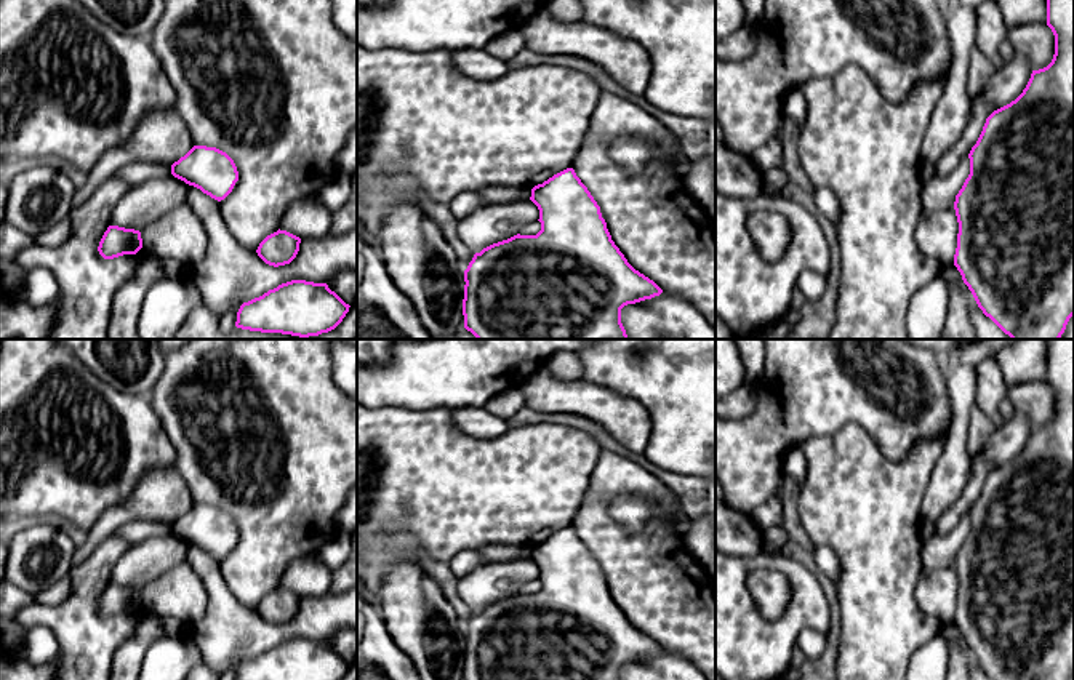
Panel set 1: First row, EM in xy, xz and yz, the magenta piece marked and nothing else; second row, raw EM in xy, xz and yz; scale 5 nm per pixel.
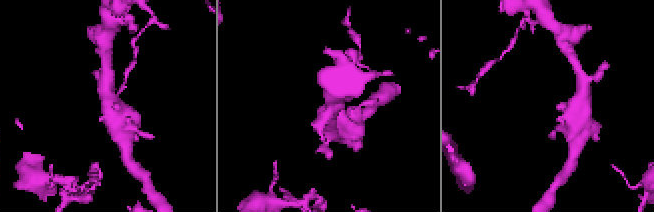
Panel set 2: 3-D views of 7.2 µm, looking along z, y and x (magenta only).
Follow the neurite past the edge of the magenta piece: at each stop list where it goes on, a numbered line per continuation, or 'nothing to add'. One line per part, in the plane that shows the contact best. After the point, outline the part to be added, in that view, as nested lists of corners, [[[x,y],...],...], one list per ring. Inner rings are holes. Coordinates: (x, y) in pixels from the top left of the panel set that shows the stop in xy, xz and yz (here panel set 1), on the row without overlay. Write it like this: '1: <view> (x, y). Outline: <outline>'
nothing to add

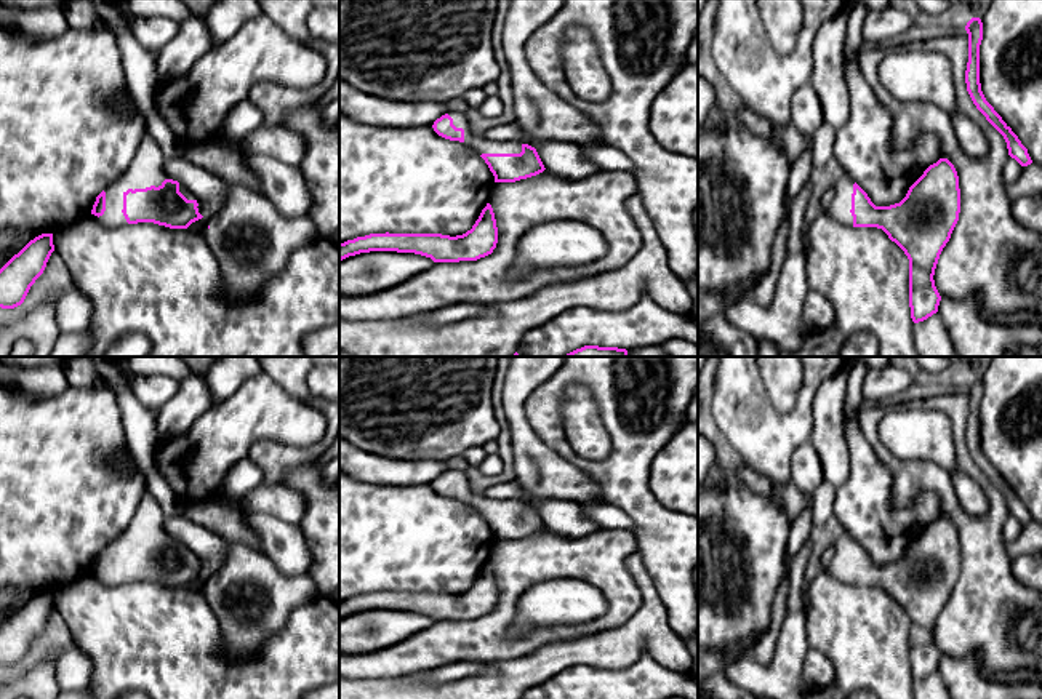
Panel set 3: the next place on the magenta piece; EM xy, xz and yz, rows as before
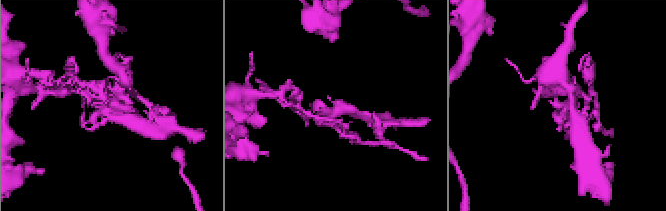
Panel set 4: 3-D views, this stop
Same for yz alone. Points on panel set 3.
1: yz (839, 568). Outline: [[[847,533],[839,536],[839,539],[834,542],[834,558],[828,566],[829,574],[847,584],[853,584],[853,574],[850,571],[853,542],[853,537]]]

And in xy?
1: xy (146, 528). Outline: [[[147,491],[134,512],[128,528],[114,541],[106,545],[106,569],[99,577],[109,584],[128,582],[123,568],[123,552],[128,547],[146,547],[150,544],[162,544],[168,537],[163,528],[165,517],[157,499]]]
2: xy (252, 600). Outline: [[[179,542],[179,550],[187,558],[195,558],[198,571],[208,579],[210,608],[221,625],[232,661],[242,661],[246,654],[254,654],[267,637],[275,635],[287,624],[296,608],[314,601],[320,595],[307,573],[285,576],[263,553],[246,545],[227,542],[227,555],[211,576],[205,574],[202,561],[186,544]]]

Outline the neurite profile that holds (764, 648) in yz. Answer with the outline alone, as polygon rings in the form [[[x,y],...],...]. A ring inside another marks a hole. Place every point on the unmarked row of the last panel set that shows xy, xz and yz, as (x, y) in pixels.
[[[786,573],[786,576],[781,579],[781,582],[776,589],[770,627],[757,640],[757,643],[751,653],[751,657],[760,664],[767,664],[773,657],[776,640],[778,640],[783,621],[786,617],[788,595],[789,595],[789,573]]]

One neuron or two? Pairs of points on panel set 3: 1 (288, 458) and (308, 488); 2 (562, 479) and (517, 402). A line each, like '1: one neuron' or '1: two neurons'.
1: two neurons
2: one neuron

